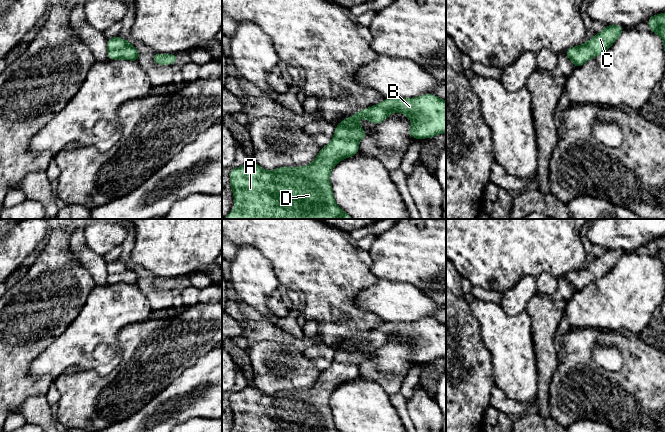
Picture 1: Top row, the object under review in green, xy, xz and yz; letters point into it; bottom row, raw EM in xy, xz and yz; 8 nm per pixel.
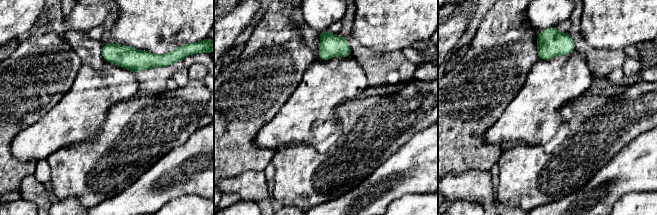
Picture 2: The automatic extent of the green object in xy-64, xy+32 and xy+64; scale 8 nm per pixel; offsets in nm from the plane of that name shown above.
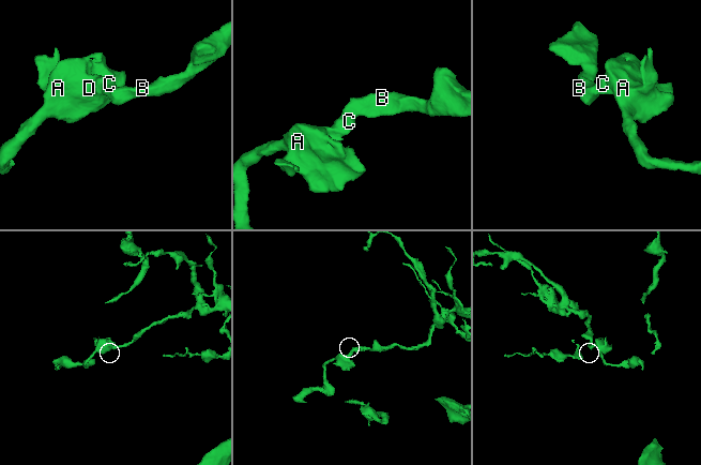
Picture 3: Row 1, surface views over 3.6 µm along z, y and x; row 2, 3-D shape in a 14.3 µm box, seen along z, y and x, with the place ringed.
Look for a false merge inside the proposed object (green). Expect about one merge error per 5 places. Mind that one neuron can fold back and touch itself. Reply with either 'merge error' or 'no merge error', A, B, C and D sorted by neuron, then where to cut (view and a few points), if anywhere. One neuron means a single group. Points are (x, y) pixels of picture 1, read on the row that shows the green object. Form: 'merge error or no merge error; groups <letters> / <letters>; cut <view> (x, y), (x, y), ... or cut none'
no merge error; groups A B C D; cut none

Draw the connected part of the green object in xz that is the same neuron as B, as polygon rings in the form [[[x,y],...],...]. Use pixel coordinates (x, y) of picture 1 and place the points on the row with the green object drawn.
[[[425,94],[416,98],[386,98],[372,107],[357,111],[352,117],[340,121],[330,143],[322,147],[316,159],[307,166],[279,167],[268,171],[253,162],[232,168],[229,177],[235,198],[234,209],[224,219],[352,219],[335,202],[329,177],[333,167],[341,160],[359,152],[359,141],[368,134],[358,120],[363,116],[379,124],[393,112],[405,114],[412,122],[408,135],[415,139],[432,138],[446,133],[446,101]]]

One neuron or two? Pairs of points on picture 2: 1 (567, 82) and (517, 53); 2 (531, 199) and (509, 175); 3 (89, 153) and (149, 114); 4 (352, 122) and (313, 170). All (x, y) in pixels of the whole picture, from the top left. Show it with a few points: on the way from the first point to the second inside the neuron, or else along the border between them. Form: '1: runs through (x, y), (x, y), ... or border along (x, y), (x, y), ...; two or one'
1: border along (539, 59), (530, 68), (523, 84); two
2: runs through (527, 193), (515, 181); one
3: runs through (104, 152), (129, 128), (134, 128); one
4: runs through (352, 136), (327, 163); one

